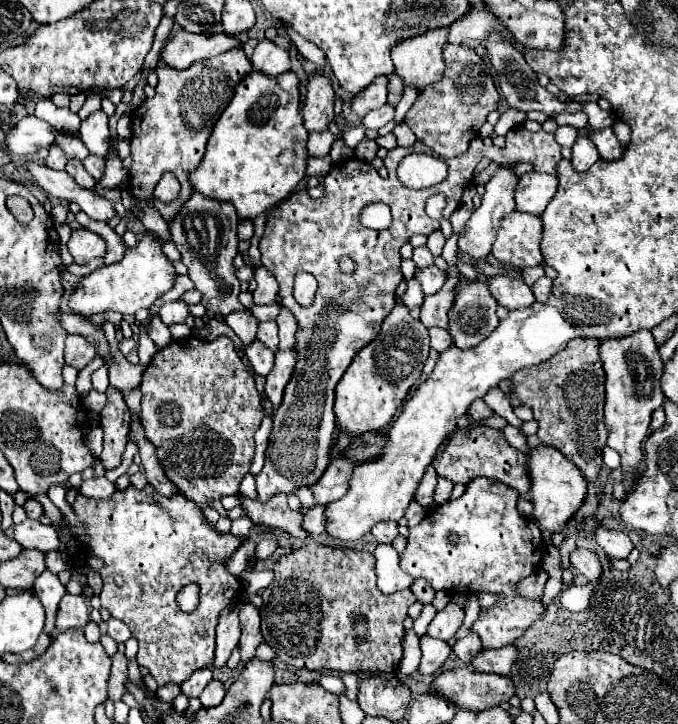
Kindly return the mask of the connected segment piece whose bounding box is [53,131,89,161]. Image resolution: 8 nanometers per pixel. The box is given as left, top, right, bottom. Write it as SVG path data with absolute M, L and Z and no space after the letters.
M57 131L53 143L55 143L57 147L61 147L63 153L65 153L69 159L79 159L79 161L83 161L83 159L89 155L87 147L83 145L83 141L79 141L77 135L67 135L67 133L59 133L59 131Z

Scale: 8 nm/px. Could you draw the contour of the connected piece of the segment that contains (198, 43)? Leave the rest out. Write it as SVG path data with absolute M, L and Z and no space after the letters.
M179 27L171 33L171 39L167 39L167 43L163 45L159 59L167 67L187 69L197 61L211 59L233 47L239 47L237 37L227 37L225 33L207 37L203 33L191 33Z

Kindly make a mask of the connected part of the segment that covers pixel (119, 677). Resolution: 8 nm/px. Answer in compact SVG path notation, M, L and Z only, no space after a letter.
M115 653L111 657L113 665L111 665L111 677L109 677L109 699L111 701L119 701L123 697L125 689L125 681L127 681L127 657L123 653Z

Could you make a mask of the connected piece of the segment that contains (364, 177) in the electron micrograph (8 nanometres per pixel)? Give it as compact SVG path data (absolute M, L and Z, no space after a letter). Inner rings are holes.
M513 127L509 133L507 133L507 145L501 149L501 147L495 147L495 145L491 145L491 151L489 151L489 147L483 143L483 139L481 137L475 137L475 141L471 141L471 145L469 145L469 149L467 149L467 153L463 153L463 155L459 155L457 159L443 159L445 163L447 163L447 167L449 167L449 175L447 175L447 179L443 181L443 183L439 183L439 185L433 185L433 187L427 187L427 189L409 189L409 187L405 187L399 179L397 179L397 165L399 165L399 161L407 155L407 153L431 153L425 145L421 145L421 143L415 143L413 145L413 149L411 147L395 147L395 149L391 149L389 153L387 153L387 157L385 157L385 167L387 167L387 171L389 171L389 177L387 179L381 179L379 177L379 173L373 169L373 165L371 163L367 163L367 161L363 161L363 159L349 159L349 161L343 161L343 163L337 163L327 175L325 175L325 181L323 181L323 187L325 187L325 195L323 197L319 197L319 199L311 199L305 191L303 193L295 193L295 195L291 195L285 203L281 203L281 207L279 209L275 209L269 217L267 217L267 225L265 225L265 233L263 233L263 237L261 237L261 243L259 243L259 251L261 251L261 265L263 267L267 267L269 271L271 271L271 275L277 279L277 283L279 283L279 295L283 297L281 299L281 305L283 307L287 307L295 317L297 317L297 321L299 321L299 331L297 331L297 353L299 353L299 361L297 361L297 367L295 367L295 371L293 371L293 377L291 377L291 381L289 381L289 385L285 387L285 395L283 395L283 403L277 407L277 411L275 411L275 415L273 415L273 431L271 431L271 437L269 437L269 447L267 447L267 455L265 455L265 467L261 469L261 473L257 473L255 475L255 481L257 481L257 493L259 493L259 501L269 501L273 495L277 495L277 493L293 493L297 487L301 487L301 485L313 485L321 475L323 475L323 471L327 469L327 465L329 465L329 447L331 447L331 443L333 443L333 429L335 429L335 413L333 413L333 399L335 399L335 385L339 383L339 379L343 377L343 373L347 371L347 367L351 365L351 361L353 361L353 357L357 355L357 351L361 351L365 345L369 345L377 335L379 335L379 329L381 329L381 323L383 323L383 319L389 315L389 311L395 307L395 289L397 289L397 285L403 281L403 273L401 273L401 255L399 255L399 249L411 239L411 235L415 235L415 233L421 233L421 235L431 235L433 231L437 231L439 229L439 221L435 221L435 219L431 219L431 217L427 217L427 213L425 213L425 201L427 201L427 197L431 197L431 195L435 195L435 193L445 193L447 195L447 207L445 207L445 211L443 211L443 217L445 219L449 219L449 215L455 211L455 207L459 207L461 205L461 195L463 195L463 189L467 187L467 183L471 181L471 177L473 177L473 171L475 171L475 167L479 165L479 161L481 159L485 159L485 157L489 157L491 161L497 161L497 163L519 163L519 161L527 161L527 163L531 163L533 167L535 167L535 171L537 173L549 173L549 175L557 175L557 171L555 171L555 167L557 167L557 163L563 159L563 155L561 155L561 145L555 141L555 135L553 133L545 133L545 131L539 131L539 133L531 133L531 131L527 131L525 127ZM369 203L387 203L389 207L391 207L391 215L393 215L393 223L391 223L391 227L389 229L385 229L385 231L375 231L375 229L369 229L369 227L365 227L365 225L361 225L361 221L359 221L359 213L361 213L361 209L363 207L367 207ZM343 255L349 255L355 263L357 263L357 271L353 273L353 275L345 275L345 273L341 273L339 271L339 257L343 257ZM299 271L307 271L307 273L311 273L315 279L317 279L317 283L319 283L319 289L317 289L317 295L315 295L315 301L311 303L311 307L309 309L305 309L303 305L297 305L297 301L295 301L295 297L293 297L293 279L295 279L295 275L299 273Z

